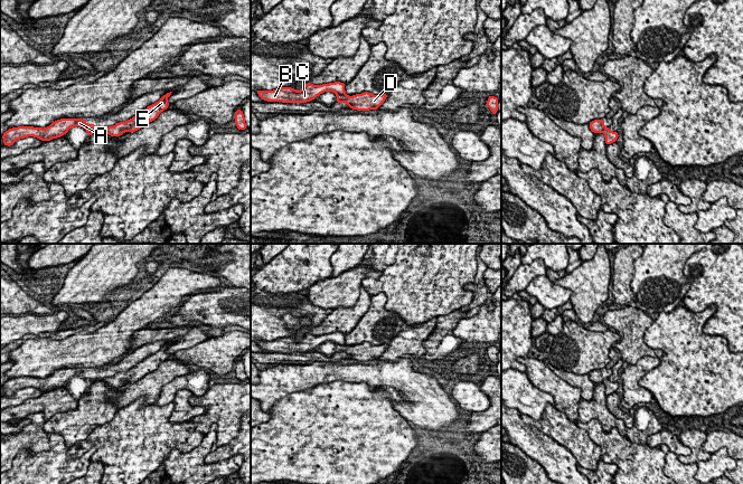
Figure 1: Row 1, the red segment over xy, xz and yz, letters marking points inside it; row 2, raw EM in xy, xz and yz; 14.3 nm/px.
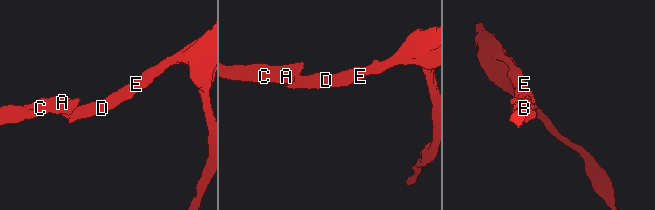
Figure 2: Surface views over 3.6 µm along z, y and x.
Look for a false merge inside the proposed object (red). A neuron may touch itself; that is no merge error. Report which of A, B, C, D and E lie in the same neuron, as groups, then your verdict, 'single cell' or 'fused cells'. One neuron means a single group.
A B C / D E | fused cells

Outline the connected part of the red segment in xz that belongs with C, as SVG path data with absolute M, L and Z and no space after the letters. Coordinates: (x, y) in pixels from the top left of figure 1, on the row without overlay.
M335 332L322 335L312 335L311 333L304 334L301 341L295 341L292 338L281 338L273 341L260 340L256 344L267 352L282 352L282 353L307 353L314 350L317 347L325 342L333 342L335 344L346 345L346 334Z

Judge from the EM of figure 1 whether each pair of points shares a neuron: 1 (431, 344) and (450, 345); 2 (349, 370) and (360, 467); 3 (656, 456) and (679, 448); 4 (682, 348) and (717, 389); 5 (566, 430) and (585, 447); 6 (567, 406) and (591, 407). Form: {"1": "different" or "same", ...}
{"1": "same", "2": "different", "3": "different", "4": "same", "5": "same", "6": "different"}

